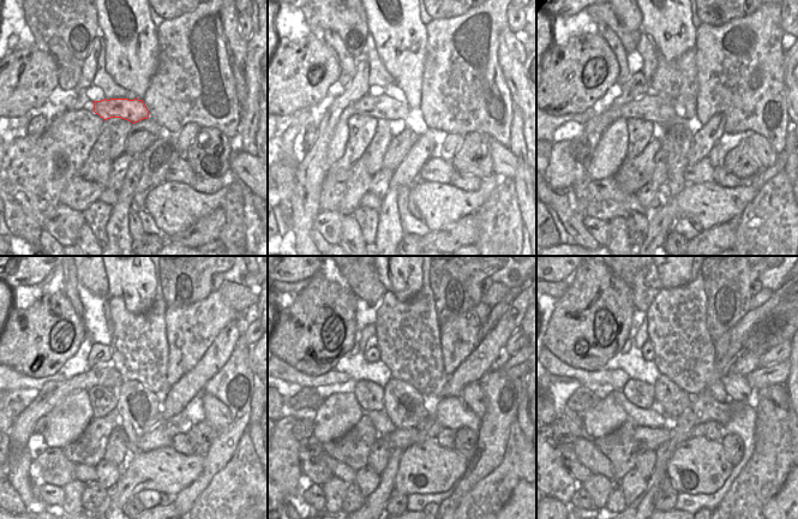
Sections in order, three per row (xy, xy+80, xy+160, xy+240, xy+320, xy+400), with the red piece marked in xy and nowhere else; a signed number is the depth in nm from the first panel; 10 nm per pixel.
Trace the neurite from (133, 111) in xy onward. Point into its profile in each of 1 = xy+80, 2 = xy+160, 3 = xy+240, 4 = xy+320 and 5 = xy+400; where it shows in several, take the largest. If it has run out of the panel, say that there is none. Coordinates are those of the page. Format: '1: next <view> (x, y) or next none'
1: next xy+80 (382, 106)
2: next xy+160 (648, 107)
3: next xy+240 (53, 393)
4: next xy+320 (292, 471)
5: next xy+400 (560, 484)

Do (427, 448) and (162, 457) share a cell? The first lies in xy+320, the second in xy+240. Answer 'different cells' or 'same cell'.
same cell

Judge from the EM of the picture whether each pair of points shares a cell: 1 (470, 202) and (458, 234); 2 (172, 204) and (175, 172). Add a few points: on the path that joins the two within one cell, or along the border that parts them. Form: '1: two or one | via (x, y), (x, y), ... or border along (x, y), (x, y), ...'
1: two | border along (474, 210), (440, 230)
2: two | border along (166, 180), (176, 180), (190, 185)

